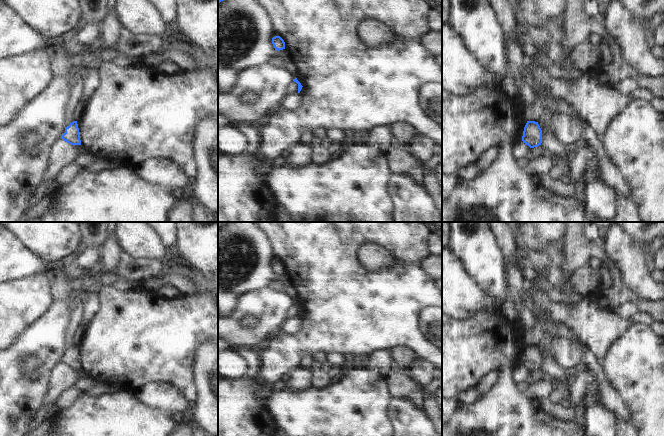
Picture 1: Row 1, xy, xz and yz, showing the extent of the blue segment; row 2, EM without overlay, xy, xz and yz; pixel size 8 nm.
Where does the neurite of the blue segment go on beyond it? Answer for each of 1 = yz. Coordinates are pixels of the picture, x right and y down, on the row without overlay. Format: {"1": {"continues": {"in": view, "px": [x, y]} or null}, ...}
{"1": {"continues": null}}

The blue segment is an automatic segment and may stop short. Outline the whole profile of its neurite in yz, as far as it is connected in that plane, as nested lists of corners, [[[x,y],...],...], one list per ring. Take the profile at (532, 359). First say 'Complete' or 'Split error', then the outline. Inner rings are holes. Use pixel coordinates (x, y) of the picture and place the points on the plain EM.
Complete. [[[527,345],[523,355],[522,365],[530,372],[538,371],[541,369],[542,354],[538,346]]]

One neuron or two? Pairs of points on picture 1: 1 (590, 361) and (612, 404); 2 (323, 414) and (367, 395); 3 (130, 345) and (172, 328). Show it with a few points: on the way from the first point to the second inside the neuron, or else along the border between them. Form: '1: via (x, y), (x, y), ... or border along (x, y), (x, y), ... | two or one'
1: via (600, 372), (608, 393) | one
2: via (334, 414), (346, 414), (356, 404) | one
3: via (140, 339), (158, 339), (162, 337) | one

